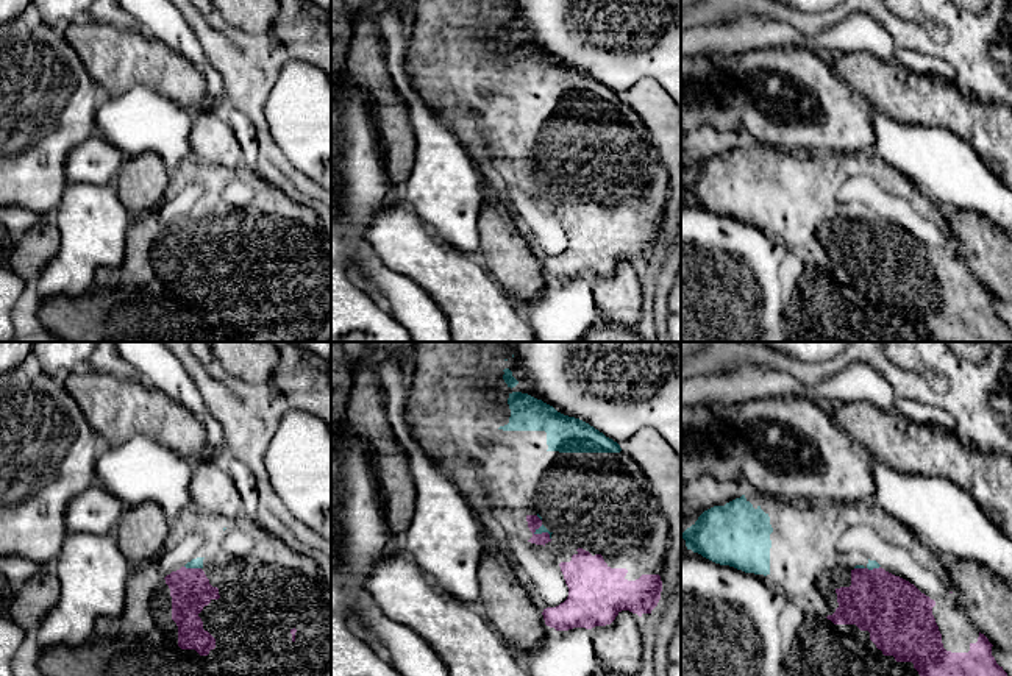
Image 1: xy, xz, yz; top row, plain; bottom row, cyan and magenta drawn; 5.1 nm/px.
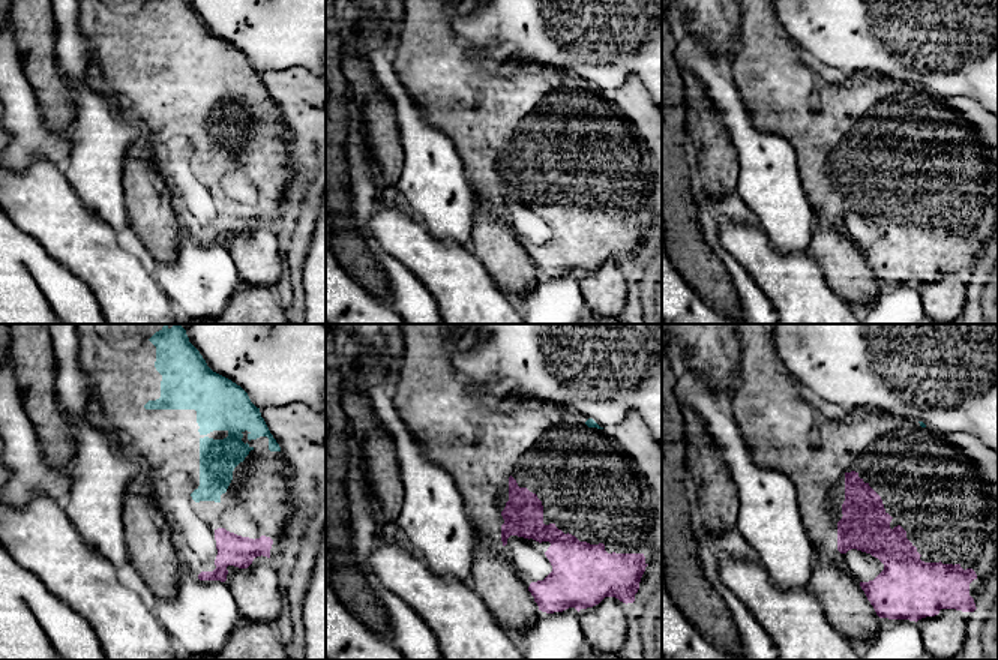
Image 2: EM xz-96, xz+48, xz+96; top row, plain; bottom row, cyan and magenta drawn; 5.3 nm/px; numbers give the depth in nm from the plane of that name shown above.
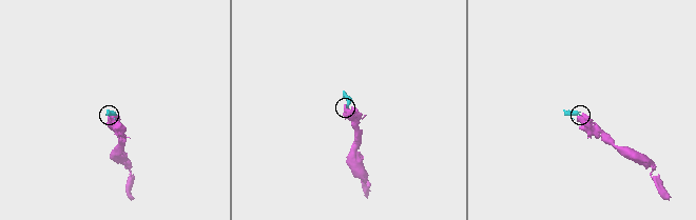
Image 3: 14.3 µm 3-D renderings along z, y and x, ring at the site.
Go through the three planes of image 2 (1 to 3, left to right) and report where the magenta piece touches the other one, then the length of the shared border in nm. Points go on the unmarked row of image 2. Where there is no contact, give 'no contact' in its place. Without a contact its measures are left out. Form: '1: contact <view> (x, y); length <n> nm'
1: no contact
2: no contact
3: no contact

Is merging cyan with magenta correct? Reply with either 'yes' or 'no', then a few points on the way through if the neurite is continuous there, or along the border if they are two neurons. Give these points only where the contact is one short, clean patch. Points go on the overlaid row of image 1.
yes; way xy (197, 562), (192, 567), (189, 587)

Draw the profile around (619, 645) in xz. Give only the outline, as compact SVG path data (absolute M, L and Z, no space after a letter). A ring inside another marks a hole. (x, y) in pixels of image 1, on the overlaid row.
M622 610L611 624L592 628L601 671L636 676L642 665L642 628L637 614Z

